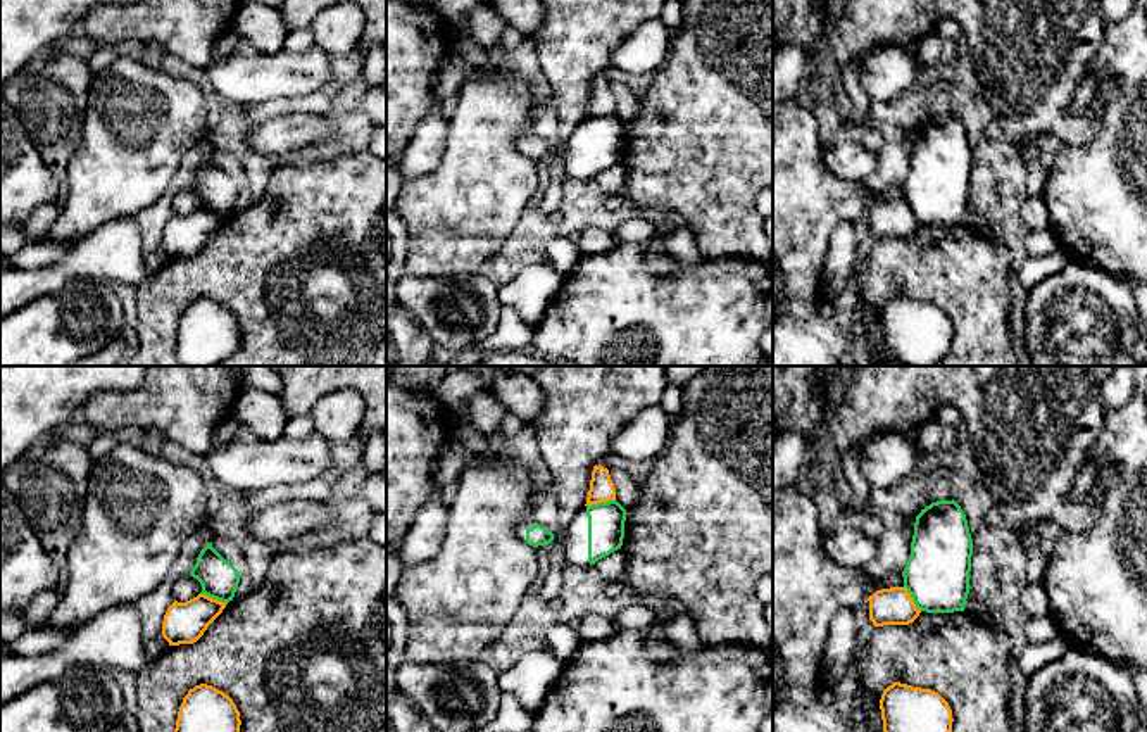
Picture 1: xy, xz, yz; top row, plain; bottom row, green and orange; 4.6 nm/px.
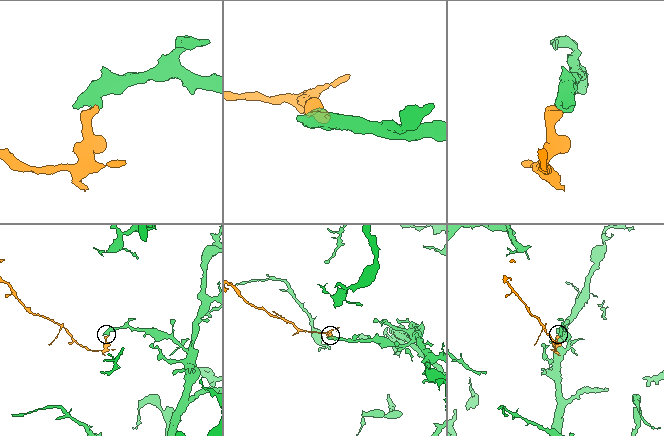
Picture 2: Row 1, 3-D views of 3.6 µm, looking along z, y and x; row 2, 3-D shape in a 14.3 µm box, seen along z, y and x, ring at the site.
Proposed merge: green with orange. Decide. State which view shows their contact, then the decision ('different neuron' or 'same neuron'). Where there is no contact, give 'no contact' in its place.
xz | different neuron

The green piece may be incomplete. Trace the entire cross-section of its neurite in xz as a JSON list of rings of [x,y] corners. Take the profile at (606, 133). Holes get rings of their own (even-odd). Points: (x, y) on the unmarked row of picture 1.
[[[617,114],[581,121],[564,147],[566,178],[588,180],[621,162],[626,123]]]

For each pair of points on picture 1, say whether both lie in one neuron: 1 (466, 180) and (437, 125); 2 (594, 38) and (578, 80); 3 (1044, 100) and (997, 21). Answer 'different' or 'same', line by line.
1: different
2: same
3: same

